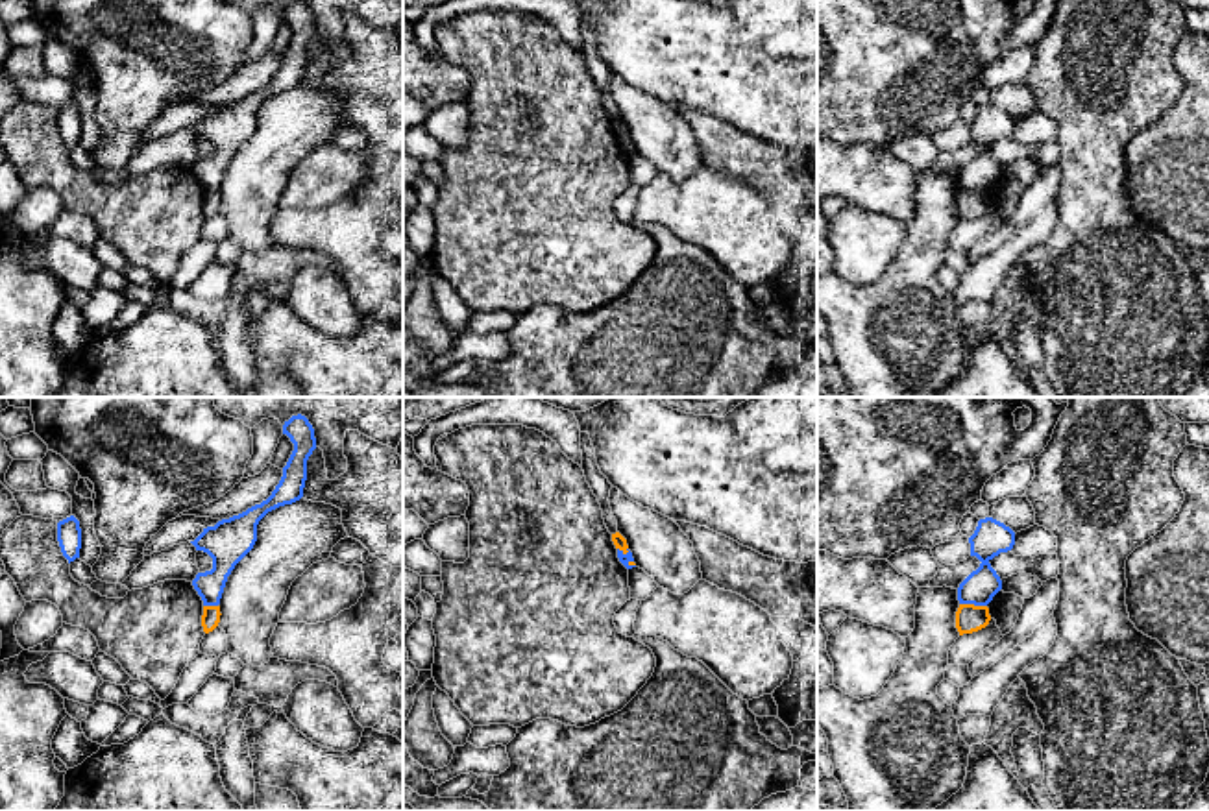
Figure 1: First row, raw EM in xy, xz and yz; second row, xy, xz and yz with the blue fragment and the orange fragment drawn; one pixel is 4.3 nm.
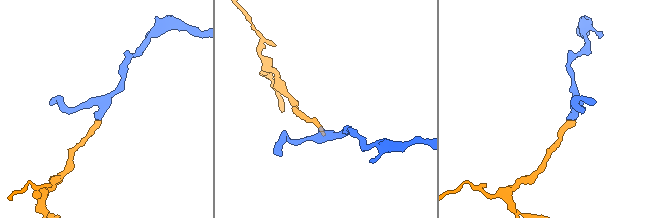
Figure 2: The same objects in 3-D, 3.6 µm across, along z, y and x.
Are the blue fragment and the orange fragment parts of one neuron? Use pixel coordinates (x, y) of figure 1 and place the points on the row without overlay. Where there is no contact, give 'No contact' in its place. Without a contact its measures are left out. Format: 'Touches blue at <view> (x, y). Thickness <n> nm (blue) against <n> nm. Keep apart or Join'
Touches blue at yz (973, 189). Thickness 150 nm (blue) against 120 nm. Keep apart

